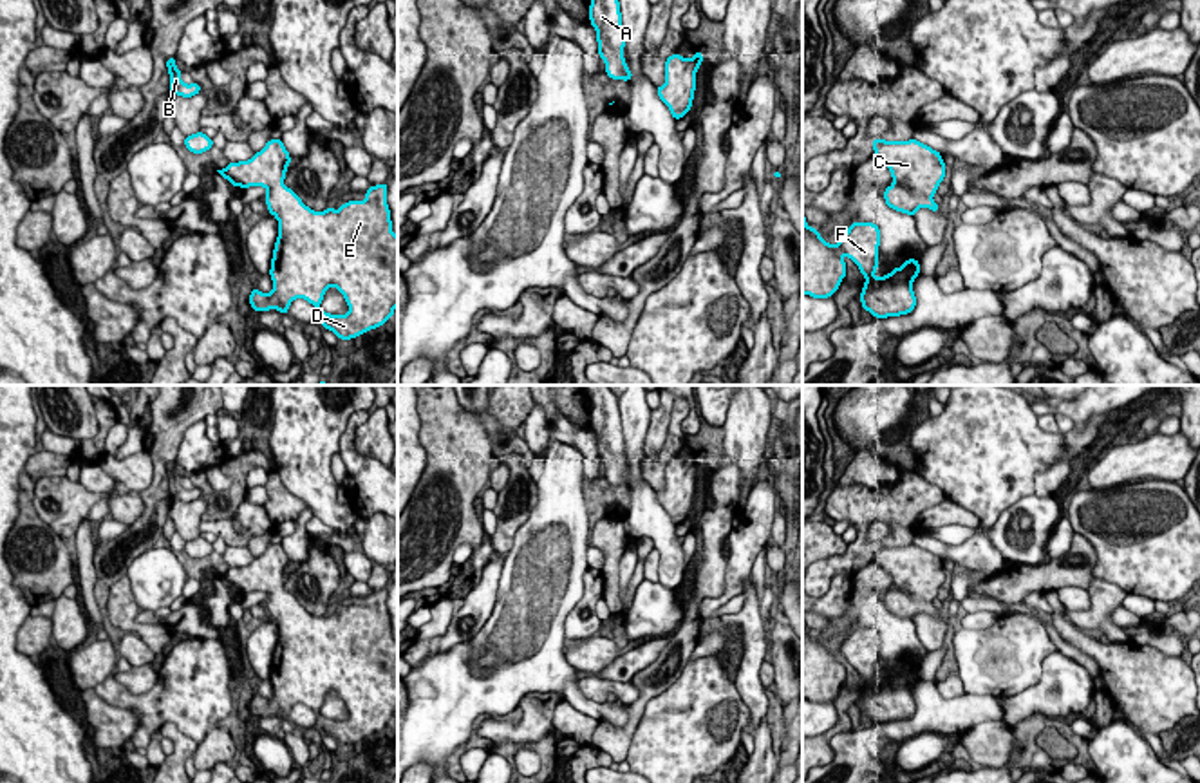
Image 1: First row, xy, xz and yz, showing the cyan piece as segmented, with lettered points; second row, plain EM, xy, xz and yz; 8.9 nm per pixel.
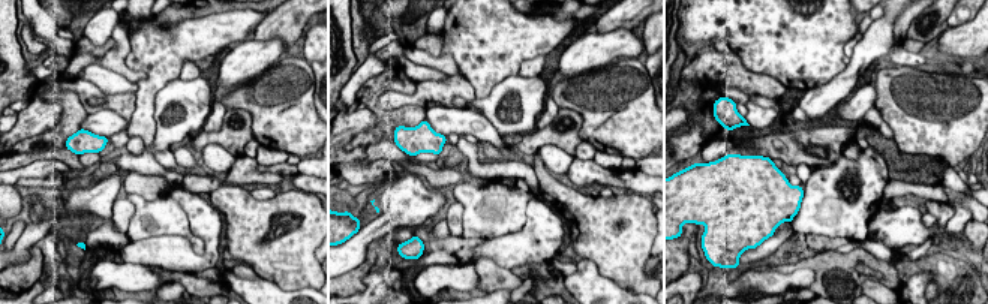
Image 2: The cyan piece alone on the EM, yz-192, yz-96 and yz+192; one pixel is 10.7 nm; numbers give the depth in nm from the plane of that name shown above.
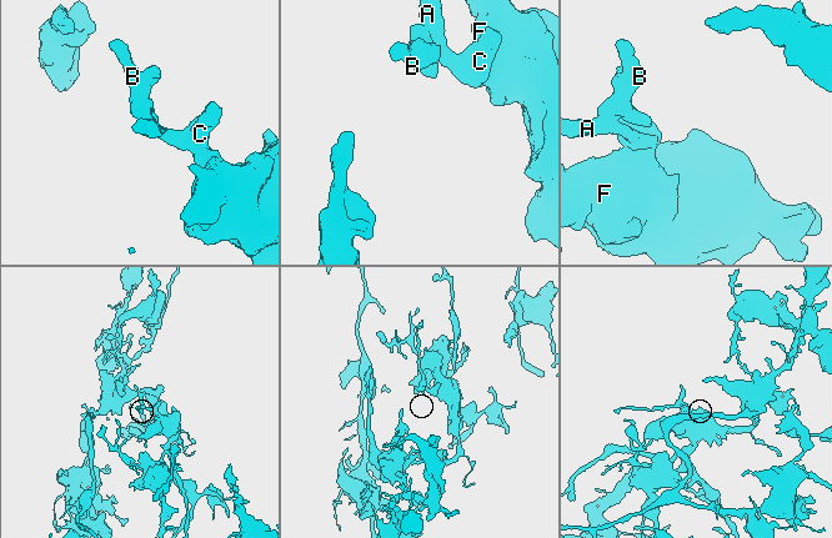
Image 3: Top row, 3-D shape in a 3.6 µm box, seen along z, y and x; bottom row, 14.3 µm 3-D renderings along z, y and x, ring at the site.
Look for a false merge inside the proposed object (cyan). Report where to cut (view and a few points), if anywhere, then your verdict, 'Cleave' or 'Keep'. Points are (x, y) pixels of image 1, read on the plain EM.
No split. Keep

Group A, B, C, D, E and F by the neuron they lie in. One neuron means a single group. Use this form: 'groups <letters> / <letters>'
groups A B C D E F

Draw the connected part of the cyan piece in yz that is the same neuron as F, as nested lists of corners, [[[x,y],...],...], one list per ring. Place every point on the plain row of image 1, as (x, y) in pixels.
[[[802,618],[802,700],[831,702],[846,684],[846,667],[842,665],[846,660],[866,682],[858,702],[866,716],[875,723],[913,718],[916,711],[913,685],[920,680],[920,667],[907,664],[902,673],[895,671],[889,680],[877,684],[878,651],[880,635],[875,627],[851,627],[844,642],[831,651],[806,629]]]

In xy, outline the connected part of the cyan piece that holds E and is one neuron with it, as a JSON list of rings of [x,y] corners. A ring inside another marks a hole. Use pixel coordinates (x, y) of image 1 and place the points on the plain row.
[[[269,544],[266,552],[248,566],[228,568],[217,575],[233,591],[264,591],[264,606],[278,626],[278,642],[271,664],[273,696],[251,694],[251,714],[262,718],[277,714],[287,720],[295,703],[304,703],[316,712],[316,725],[340,745],[356,743],[383,731],[398,712],[398,640],[392,638],[390,615],[387,609],[387,588],[370,591],[363,606],[349,606],[338,615],[331,611],[314,617],[302,608],[295,595],[284,590],[289,557],[282,544]],[[327,693],[336,693],[347,711],[347,720],[331,720],[320,714]]]

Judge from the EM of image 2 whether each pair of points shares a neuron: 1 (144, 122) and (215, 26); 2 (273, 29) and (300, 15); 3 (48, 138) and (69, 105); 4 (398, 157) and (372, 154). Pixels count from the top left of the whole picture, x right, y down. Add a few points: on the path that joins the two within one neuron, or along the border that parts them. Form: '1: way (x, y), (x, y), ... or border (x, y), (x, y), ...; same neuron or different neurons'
1: way (146, 96), (156, 77), (189, 44); same neuron
2: way (279, 24), (287, 23), (294, 15); same neuron
3: way (57, 132), (69, 120), (69, 114); same neuron
4: way (392, 153), (378, 153); same neuron

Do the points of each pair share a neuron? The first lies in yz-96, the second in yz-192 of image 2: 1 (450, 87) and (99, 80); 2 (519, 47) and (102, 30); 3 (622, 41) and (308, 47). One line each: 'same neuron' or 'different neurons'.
1: different neurons
2: different neurons
3: different neurons

